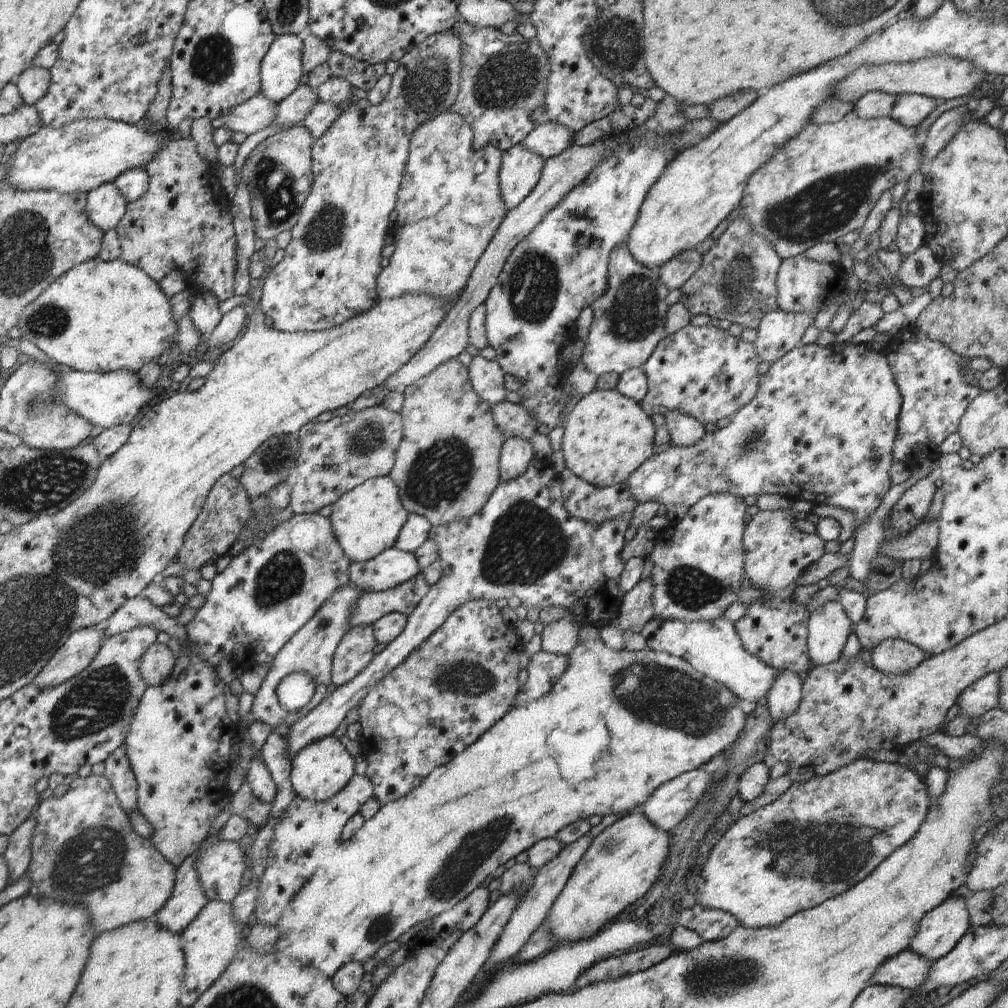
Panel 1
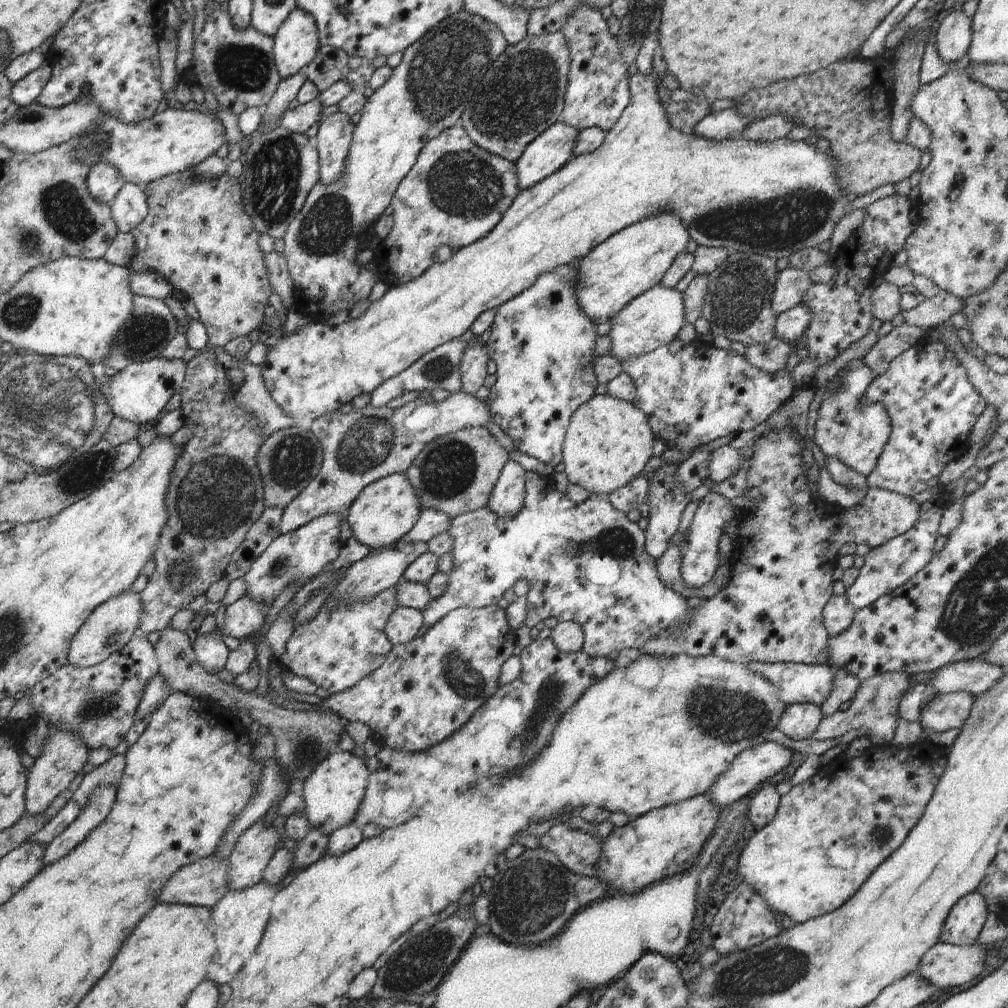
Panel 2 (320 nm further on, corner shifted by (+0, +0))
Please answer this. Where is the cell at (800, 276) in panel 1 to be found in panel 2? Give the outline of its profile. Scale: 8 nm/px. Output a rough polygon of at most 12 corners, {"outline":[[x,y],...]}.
{"outline":[[805,270],[779,271],[771,298],[778,316],[800,305],[812,284]]}

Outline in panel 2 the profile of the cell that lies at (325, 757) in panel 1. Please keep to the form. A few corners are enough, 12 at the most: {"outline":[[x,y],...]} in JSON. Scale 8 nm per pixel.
{"outline":[[332,752],[299,787],[305,815],[330,836],[355,824],[369,772]]}

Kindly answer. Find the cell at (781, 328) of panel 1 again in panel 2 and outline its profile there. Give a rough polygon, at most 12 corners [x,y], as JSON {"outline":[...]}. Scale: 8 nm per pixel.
{"outline":[[798,305],[775,318],[775,336],[795,346],[809,323]]}

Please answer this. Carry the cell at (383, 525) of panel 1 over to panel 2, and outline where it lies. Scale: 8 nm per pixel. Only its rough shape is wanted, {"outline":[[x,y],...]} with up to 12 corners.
{"outline":[[407,476],[363,488],[346,517],[377,549],[402,539],[423,509]]}

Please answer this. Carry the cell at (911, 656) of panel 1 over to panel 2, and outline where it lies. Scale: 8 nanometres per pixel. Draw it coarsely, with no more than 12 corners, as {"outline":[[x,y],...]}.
{"outline":[[984,660],[939,668],[930,684],[938,694],[986,692],[1004,674]]}

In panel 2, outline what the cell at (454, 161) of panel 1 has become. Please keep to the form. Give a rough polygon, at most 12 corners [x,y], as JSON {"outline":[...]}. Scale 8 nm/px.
{"outline":[[459,124],[424,145],[392,195],[373,259],[389,288],[439,246],[488,236],[515,163]]}

